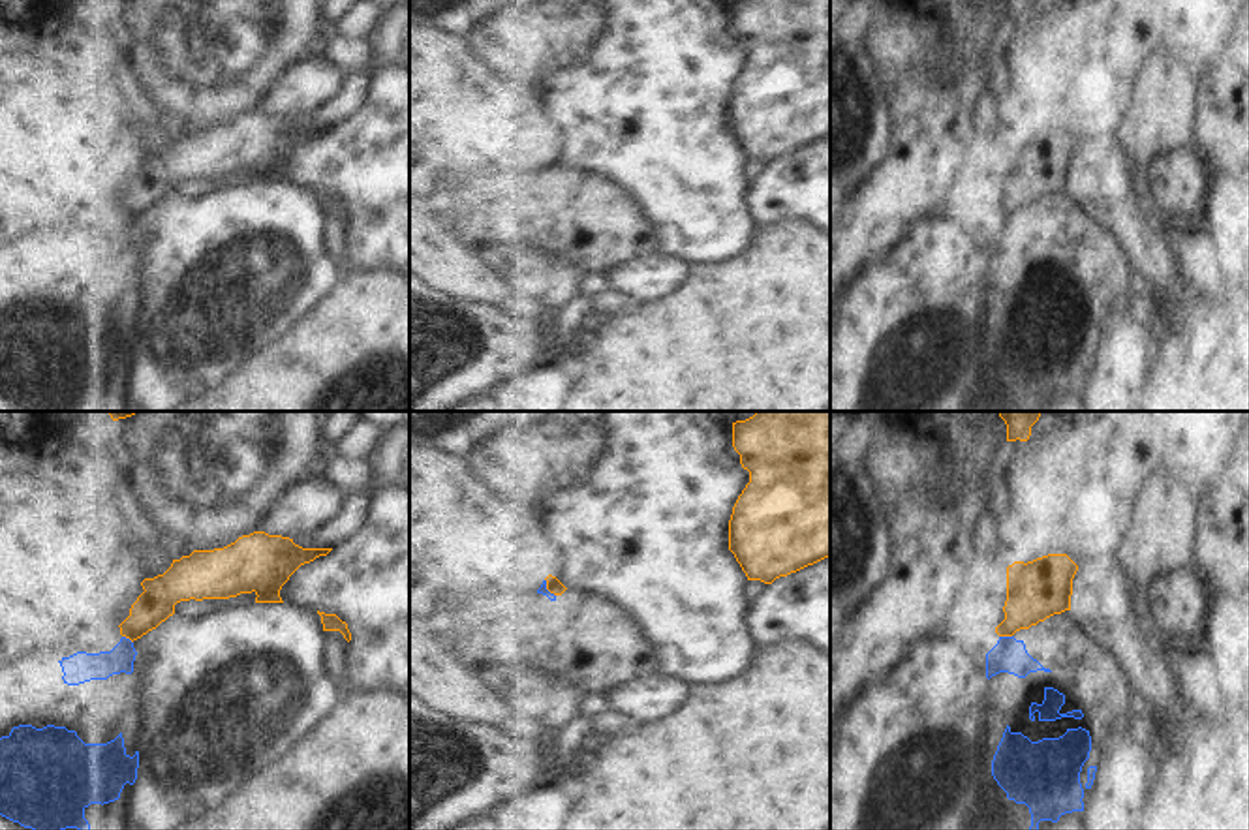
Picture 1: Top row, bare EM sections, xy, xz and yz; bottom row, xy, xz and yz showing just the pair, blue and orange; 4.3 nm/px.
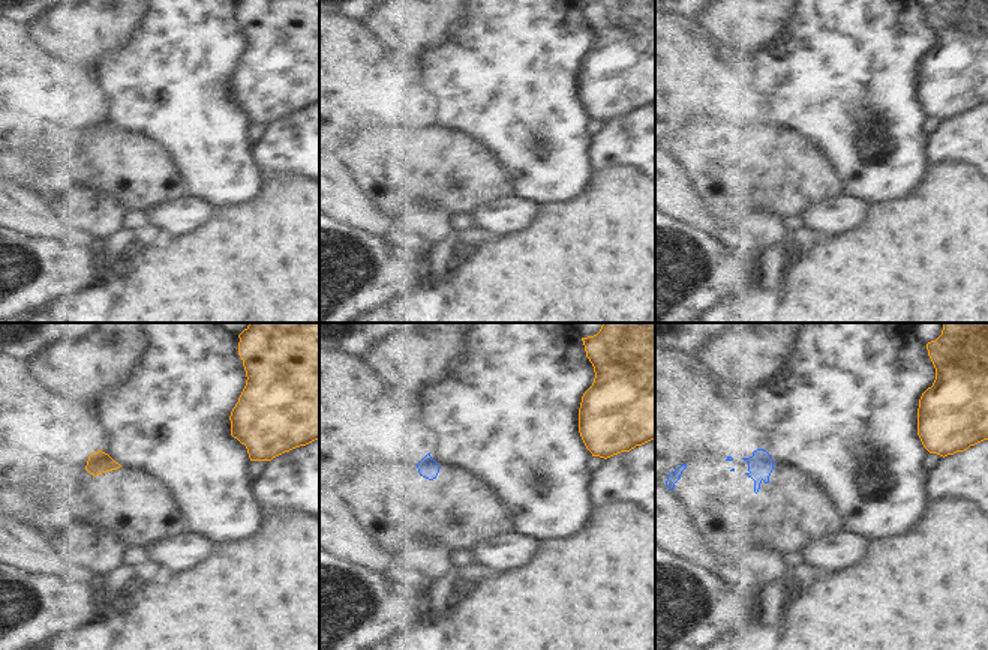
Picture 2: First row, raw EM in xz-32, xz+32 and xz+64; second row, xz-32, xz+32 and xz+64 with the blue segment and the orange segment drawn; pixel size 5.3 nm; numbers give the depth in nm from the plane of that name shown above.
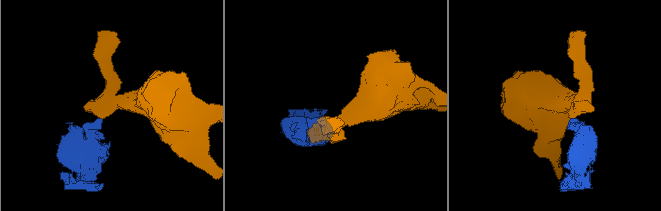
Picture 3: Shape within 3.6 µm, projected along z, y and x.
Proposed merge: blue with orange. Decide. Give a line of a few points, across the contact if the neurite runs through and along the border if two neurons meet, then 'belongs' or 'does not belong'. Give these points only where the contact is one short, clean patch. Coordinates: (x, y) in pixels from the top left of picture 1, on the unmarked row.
yz (1000, 215), (1011, 216) | does not belong

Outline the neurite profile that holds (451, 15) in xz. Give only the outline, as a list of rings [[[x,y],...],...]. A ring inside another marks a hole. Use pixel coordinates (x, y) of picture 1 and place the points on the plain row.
[[[409,0],[409,23],[449,34],[466,34],[479,19],[500,8],[528,8],[543,0]]]

